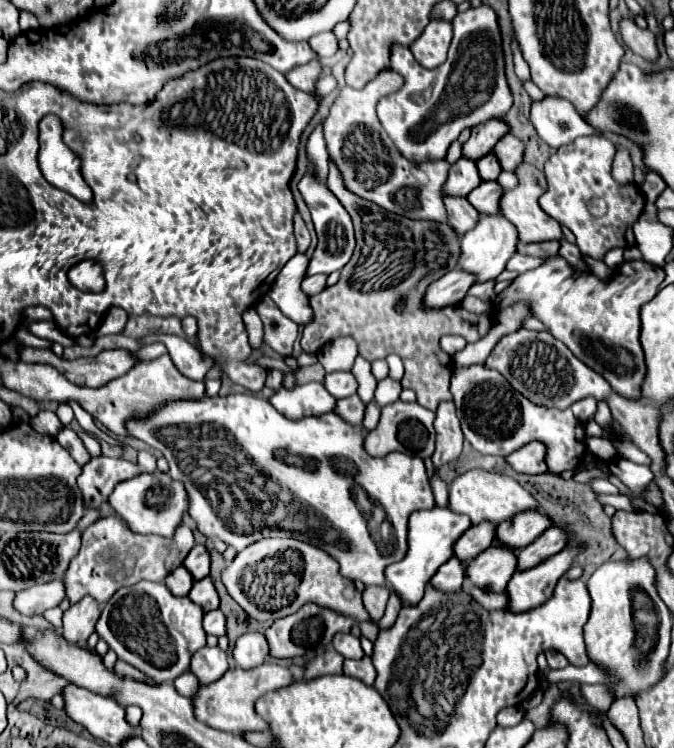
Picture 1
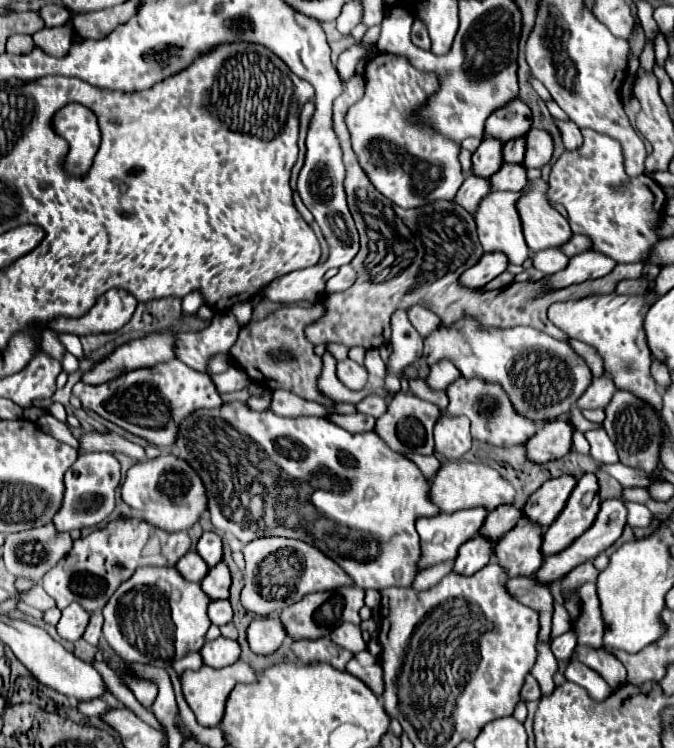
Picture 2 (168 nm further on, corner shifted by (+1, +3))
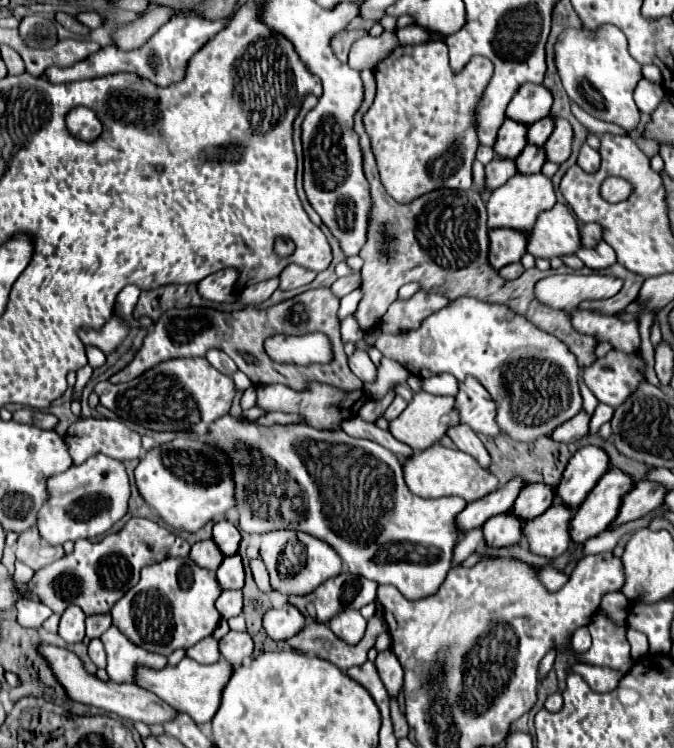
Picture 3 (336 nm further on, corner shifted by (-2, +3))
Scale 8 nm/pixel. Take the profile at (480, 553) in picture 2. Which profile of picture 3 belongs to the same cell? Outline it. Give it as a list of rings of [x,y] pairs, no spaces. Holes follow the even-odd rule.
[[[513,513],[495,515],[493,519],[489,519],[489,521],[483,525],[485,543],[487,543],[489,547],[495,547],[495,549],[515,545],[515,543],[523,537],[523,525],[525,525],[525,521],[519,519],[519,517],[513,515]]]

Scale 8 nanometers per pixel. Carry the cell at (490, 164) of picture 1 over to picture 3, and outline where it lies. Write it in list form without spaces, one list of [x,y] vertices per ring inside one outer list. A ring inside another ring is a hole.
[[[545,117],[545,119],[539,119],[537,123],[533,123],[529,127],[529,143],[533,145],[545,145],[545,141],[549,139],[551,131],[555,127],[555,119],[553,117]]]

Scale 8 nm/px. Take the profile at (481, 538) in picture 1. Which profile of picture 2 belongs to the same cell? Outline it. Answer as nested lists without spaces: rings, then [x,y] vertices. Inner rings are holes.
[[[504,505],[498,507],[494,511],[488,513],[486,523],[482,525],[482,531],[478,531],[480,535],[490,535],[494,541],[498,541],[504,533],[508,533],[518,521],[522,519],[522,513],[518,507],[514,505]]]

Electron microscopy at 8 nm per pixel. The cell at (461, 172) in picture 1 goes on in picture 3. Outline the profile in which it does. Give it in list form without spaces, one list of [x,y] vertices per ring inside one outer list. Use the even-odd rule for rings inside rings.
[[[505,119],[505,123],[499,129],[495,151],[499,157],[517,157],[525,143],[525,123],[513,123],[513,119]]]

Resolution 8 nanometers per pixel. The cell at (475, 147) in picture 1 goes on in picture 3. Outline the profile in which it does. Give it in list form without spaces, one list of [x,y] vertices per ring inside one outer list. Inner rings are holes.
[[[525,83],[515,93],[513,101],[507,107],[507,117],[513,121],[521,121],[525,125],[535,123],[549,115],[553,105],[553,95],[545,85]]]

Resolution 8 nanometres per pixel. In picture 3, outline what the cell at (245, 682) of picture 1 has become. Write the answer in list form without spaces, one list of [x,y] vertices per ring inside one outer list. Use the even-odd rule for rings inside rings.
[[[183,657],[177,665],[165,665],[163,669],[151,669],[139,665],[135,671],[135,685],[153,691],[161,701],[169,703],[175,711],[187,713],[197,725],[209,723],[219,709],[221,691],[231,675],[231,665],[227,663],[213,663],[213,665],[199,665],[197,661]]]

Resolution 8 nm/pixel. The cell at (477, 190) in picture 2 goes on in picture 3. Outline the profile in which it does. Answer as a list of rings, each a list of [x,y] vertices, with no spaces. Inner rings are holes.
[[[493,159],[489,165],[485,165],[485,181],[487,187],[493,191],[497,187],[501,187],[503,183],[507,183],[507,179],[511,179],[517,173],[517,165],[515,159]]]

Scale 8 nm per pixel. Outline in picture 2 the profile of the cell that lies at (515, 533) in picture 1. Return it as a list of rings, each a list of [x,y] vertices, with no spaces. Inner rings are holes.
[[[562,475],[556,479],[548,479],[522,507],[522,515],[540,527],[550,527],[558,513],[564,509],[566,499],[570,497],[576,485],[576,477]]]

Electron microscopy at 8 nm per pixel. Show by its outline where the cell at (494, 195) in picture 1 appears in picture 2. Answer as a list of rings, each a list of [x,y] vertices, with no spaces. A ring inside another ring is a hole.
[[[502,165],[492,177],[490,177],[490,191],[522,191],[528,185],[526,181],[526,169],[522,165]]]

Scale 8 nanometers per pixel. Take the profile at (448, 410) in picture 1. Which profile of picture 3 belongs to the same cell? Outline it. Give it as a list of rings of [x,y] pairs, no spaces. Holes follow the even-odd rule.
[[[457,425],[457,427],[453,427],[451,431],[449,431],[449,437],[453,439],[453,443],[461,449],[461,451],[465,451],[465,453],[469,453],[481,467],[485,467],[485,469],[489,469],[489,465],[491,465],[491,455],[489,455],[489,451],[485,449],[485,445],[481,443],[481,439],[477,437],[477,433],[473,433],[467,425]]]

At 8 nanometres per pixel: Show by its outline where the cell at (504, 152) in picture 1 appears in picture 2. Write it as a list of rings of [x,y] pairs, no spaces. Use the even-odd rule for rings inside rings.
[[[530,129],[526,133],[526,159],[522,161],[524,167],[542,167],[552,157],[552,139],[546,131]]]

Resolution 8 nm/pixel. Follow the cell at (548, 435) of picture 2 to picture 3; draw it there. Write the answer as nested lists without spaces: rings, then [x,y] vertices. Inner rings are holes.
[[[581,411],[581,415],[569,419],[569,421],[563,423],[561,427],[557,427],[551,437],[553,437],[555,441],[561,441],[561,443],[573,443],[573,441],[581,439],[583,435],[587,435],[589,421],[591,421],[591,415],[585,413],[585,411]]]

